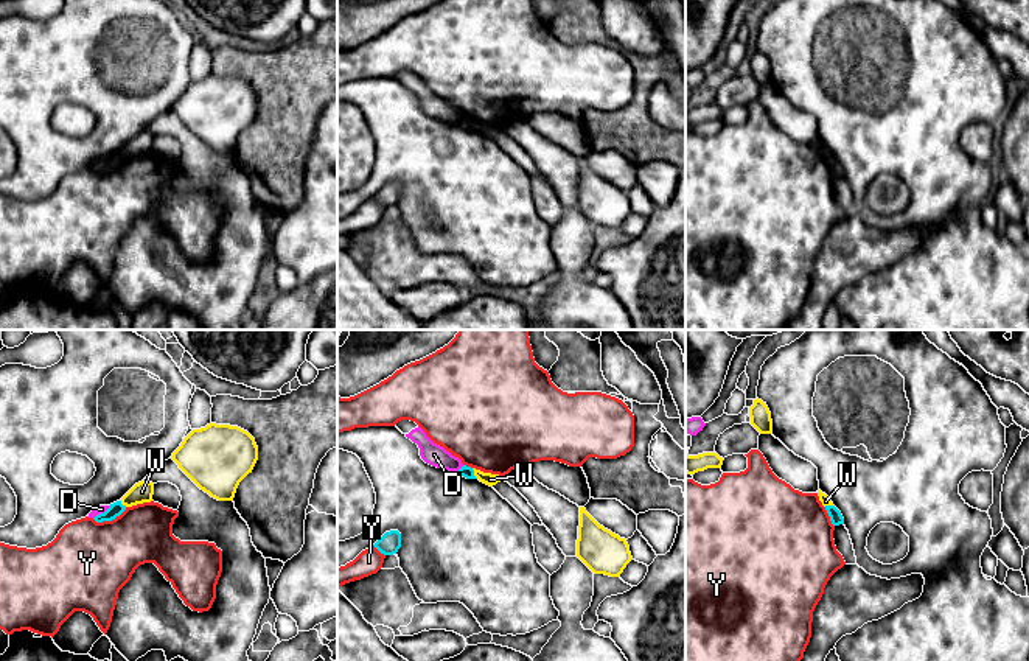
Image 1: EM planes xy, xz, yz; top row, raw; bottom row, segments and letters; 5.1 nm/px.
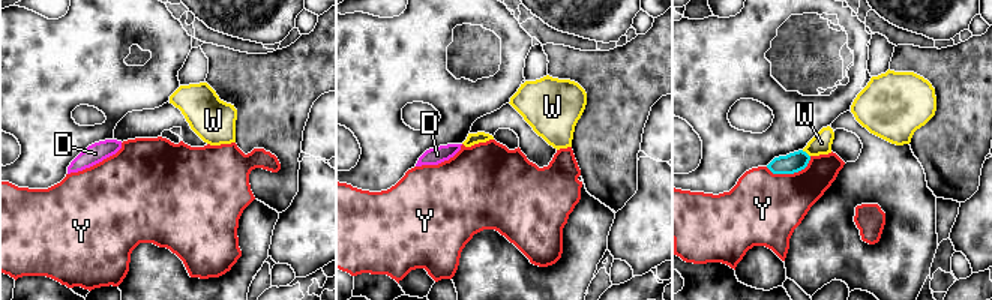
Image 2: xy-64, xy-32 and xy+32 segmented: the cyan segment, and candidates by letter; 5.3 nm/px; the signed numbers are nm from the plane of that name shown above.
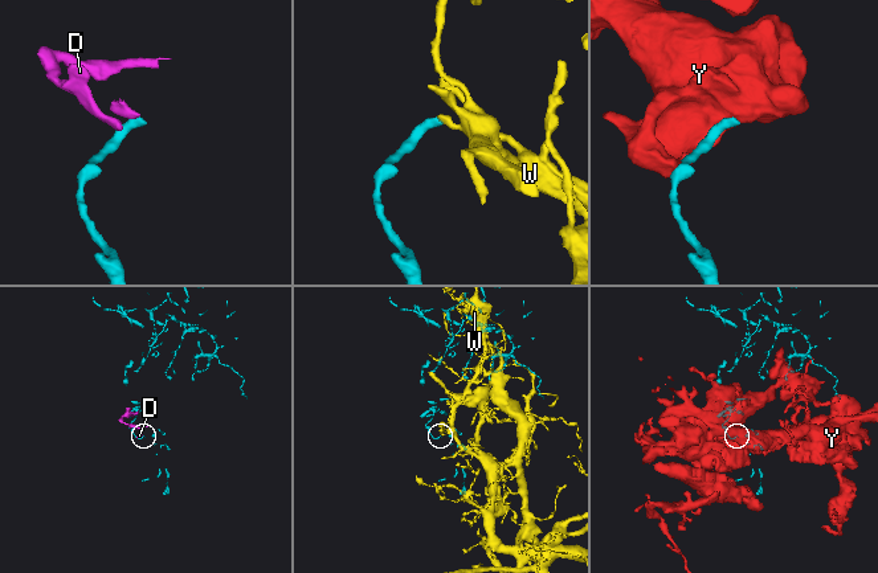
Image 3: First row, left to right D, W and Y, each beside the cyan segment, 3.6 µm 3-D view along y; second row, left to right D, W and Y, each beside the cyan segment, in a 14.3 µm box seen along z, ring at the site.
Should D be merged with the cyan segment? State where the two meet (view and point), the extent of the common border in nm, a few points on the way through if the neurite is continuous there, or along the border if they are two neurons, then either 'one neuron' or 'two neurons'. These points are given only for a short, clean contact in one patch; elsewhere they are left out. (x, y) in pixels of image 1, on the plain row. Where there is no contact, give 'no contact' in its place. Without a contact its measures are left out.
meets cyan in xz at (460, 120); contact 50 nm long; two neurons

